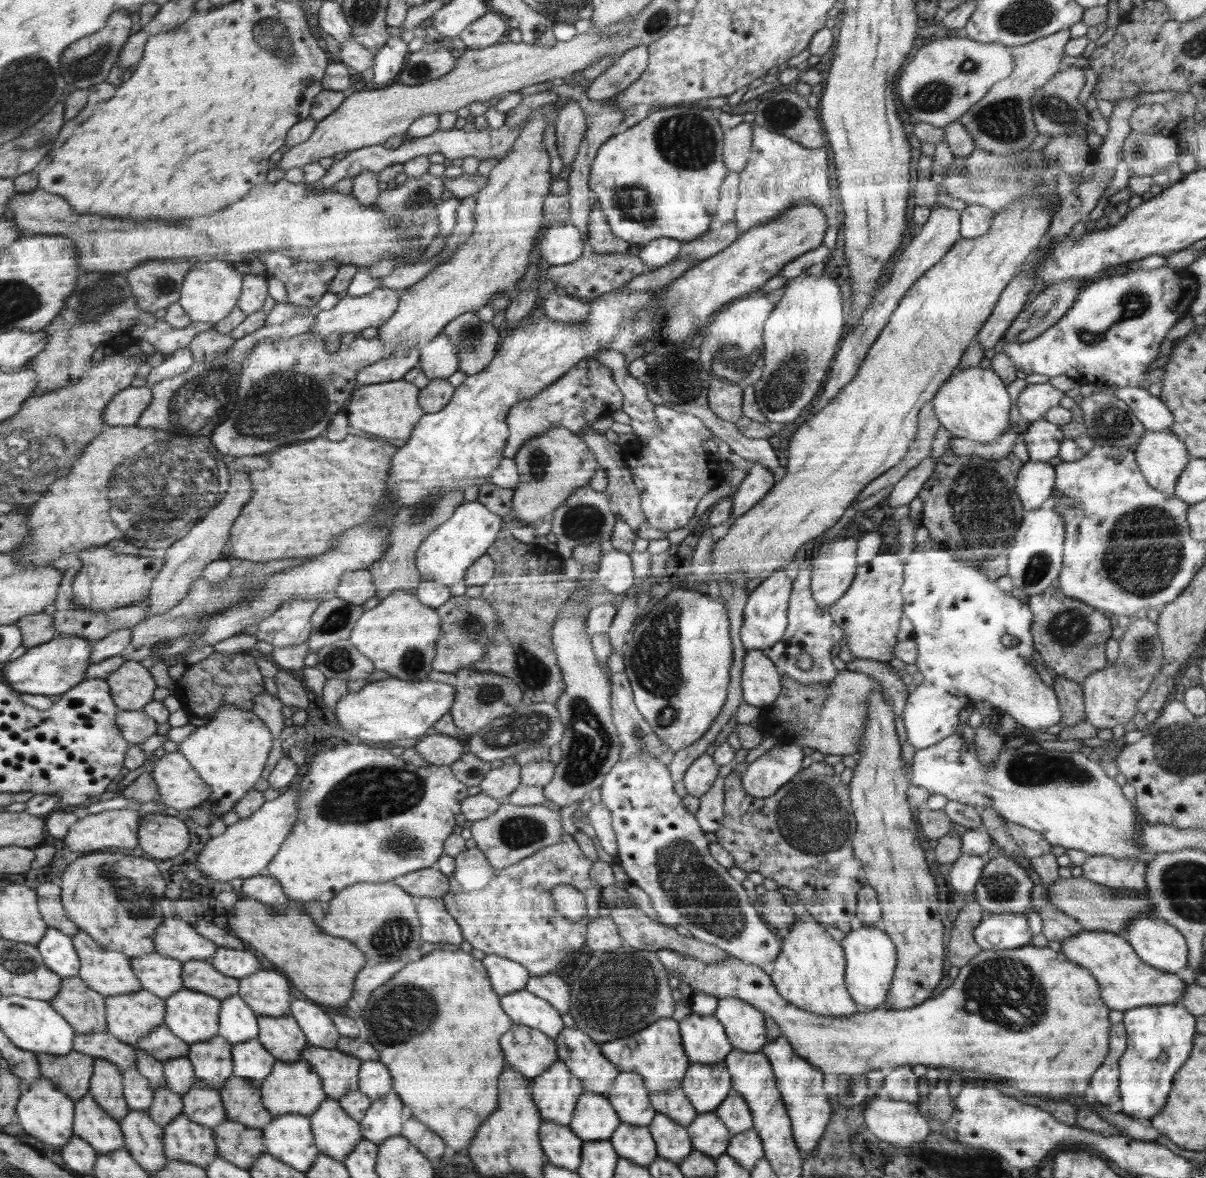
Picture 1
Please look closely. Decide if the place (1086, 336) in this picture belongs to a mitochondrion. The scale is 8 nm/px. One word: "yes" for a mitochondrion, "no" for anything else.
yes

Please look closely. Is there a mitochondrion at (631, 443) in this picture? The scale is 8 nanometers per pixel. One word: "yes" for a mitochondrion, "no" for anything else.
no

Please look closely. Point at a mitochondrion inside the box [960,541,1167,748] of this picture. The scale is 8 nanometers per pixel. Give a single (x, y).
(1068, 627)

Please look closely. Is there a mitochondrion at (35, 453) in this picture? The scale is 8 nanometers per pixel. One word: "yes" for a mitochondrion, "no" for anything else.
yes

